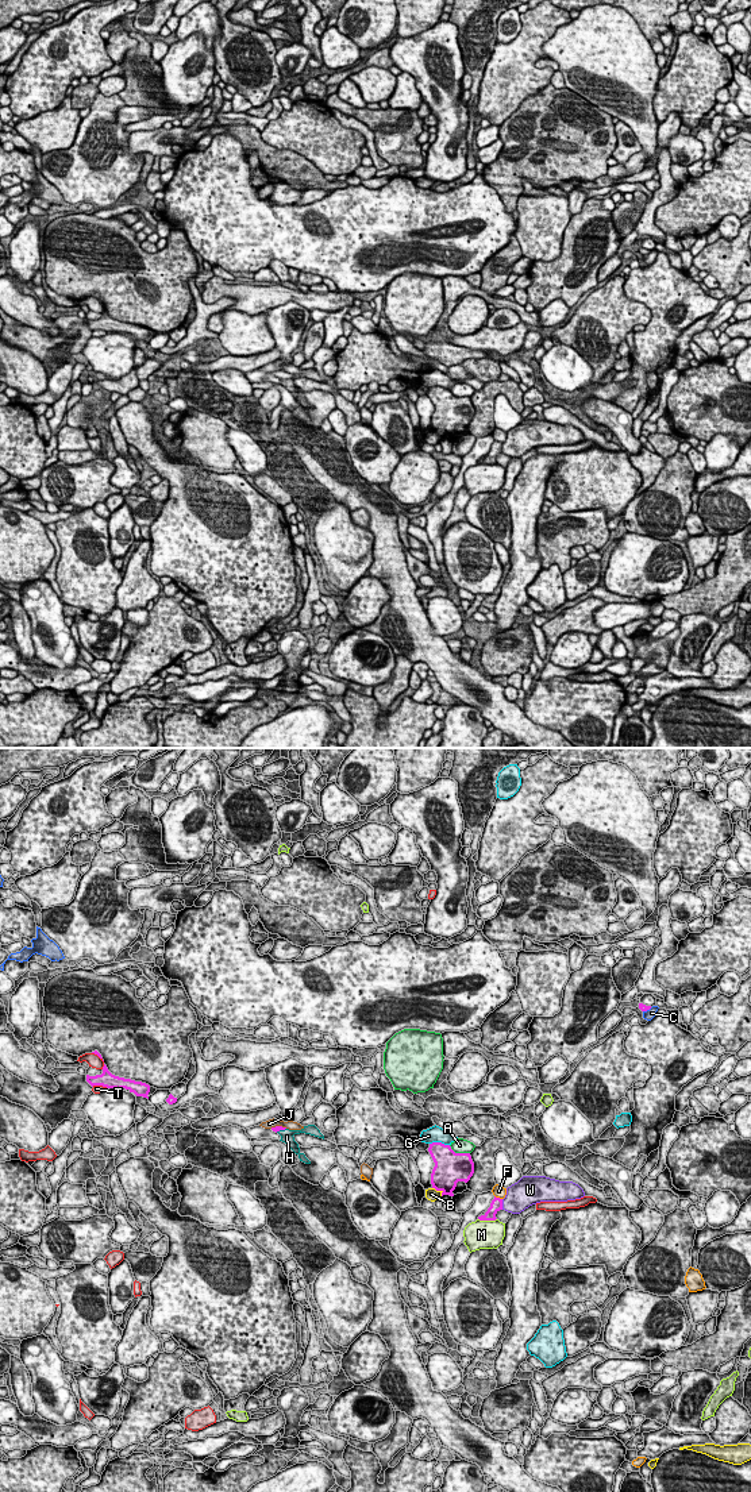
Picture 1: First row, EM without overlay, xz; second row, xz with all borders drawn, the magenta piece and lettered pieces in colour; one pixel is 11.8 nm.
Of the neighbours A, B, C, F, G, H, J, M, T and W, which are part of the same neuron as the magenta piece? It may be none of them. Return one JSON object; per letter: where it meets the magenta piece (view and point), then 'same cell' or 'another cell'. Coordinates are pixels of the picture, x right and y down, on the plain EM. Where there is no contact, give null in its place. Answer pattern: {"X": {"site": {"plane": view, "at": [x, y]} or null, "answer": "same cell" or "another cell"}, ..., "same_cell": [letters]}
{"A": {"site": {"plane": "xz", "at": [459, 397]}, "answer": "another cell"}, "B": {"site": {"plane": "xz", "at": [438, 434]}, "answer": "another cell"}, "C": {"site": {"plane": "xz", "at": [647, 253]}, "answer": "another cell"}, "F": {"site": {"plane": "xz", "at": [499, 442]}, "answer": "another cell"}, "G": {"site": {"plane": "xz", "at": [439, 386]}, "answer": "another cell"}, "H": {"site": {"plane": "xz", "at": [280, 373]}, "answer": "same cell"}, "J": {"site": {"plane": "xz", "at": [278, 370]}, "answer": "another cell"}, "M": {"site": {"plane": "xz", "at": [488, 463]}, "answer": "another cell"}, "T": {"site": {"plane": "xz", "at": [103, 311]}, "answer": "another cell"}, "W": {"site": {"plane": "xz", "at": [501, 448]}, "answer": "another cell"}, "same_cell": ["H"]}

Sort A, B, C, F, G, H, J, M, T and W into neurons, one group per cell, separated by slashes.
A / B / C / F / G / H / J / M / T / W

